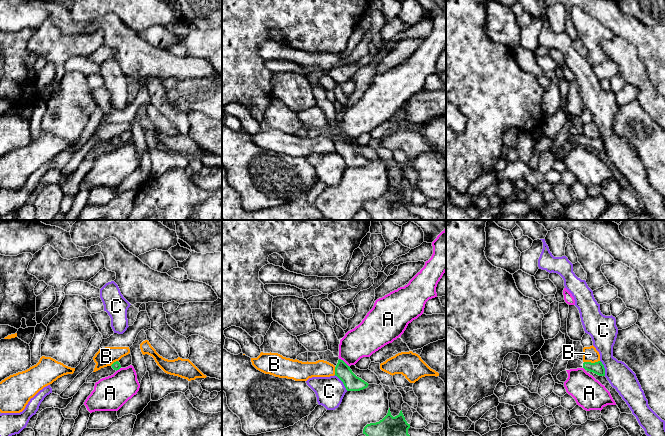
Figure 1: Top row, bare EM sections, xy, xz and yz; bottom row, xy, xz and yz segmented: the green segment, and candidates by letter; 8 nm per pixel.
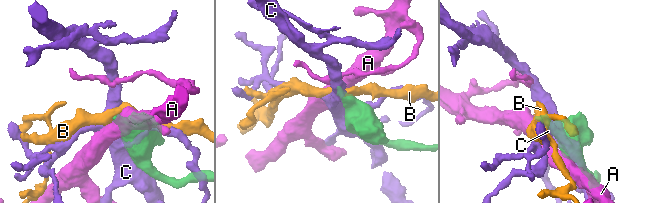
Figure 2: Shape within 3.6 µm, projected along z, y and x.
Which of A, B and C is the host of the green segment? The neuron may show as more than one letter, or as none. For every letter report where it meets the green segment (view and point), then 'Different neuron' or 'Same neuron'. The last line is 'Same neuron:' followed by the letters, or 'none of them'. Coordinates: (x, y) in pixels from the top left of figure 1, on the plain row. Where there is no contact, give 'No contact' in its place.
A: Touches green at xz (344, 138). Different neuron
B: Touches green at yz (590, 138). Different neuron
C: Touches green at xz (342, 157). Different neuron
Same neuron: none of them

